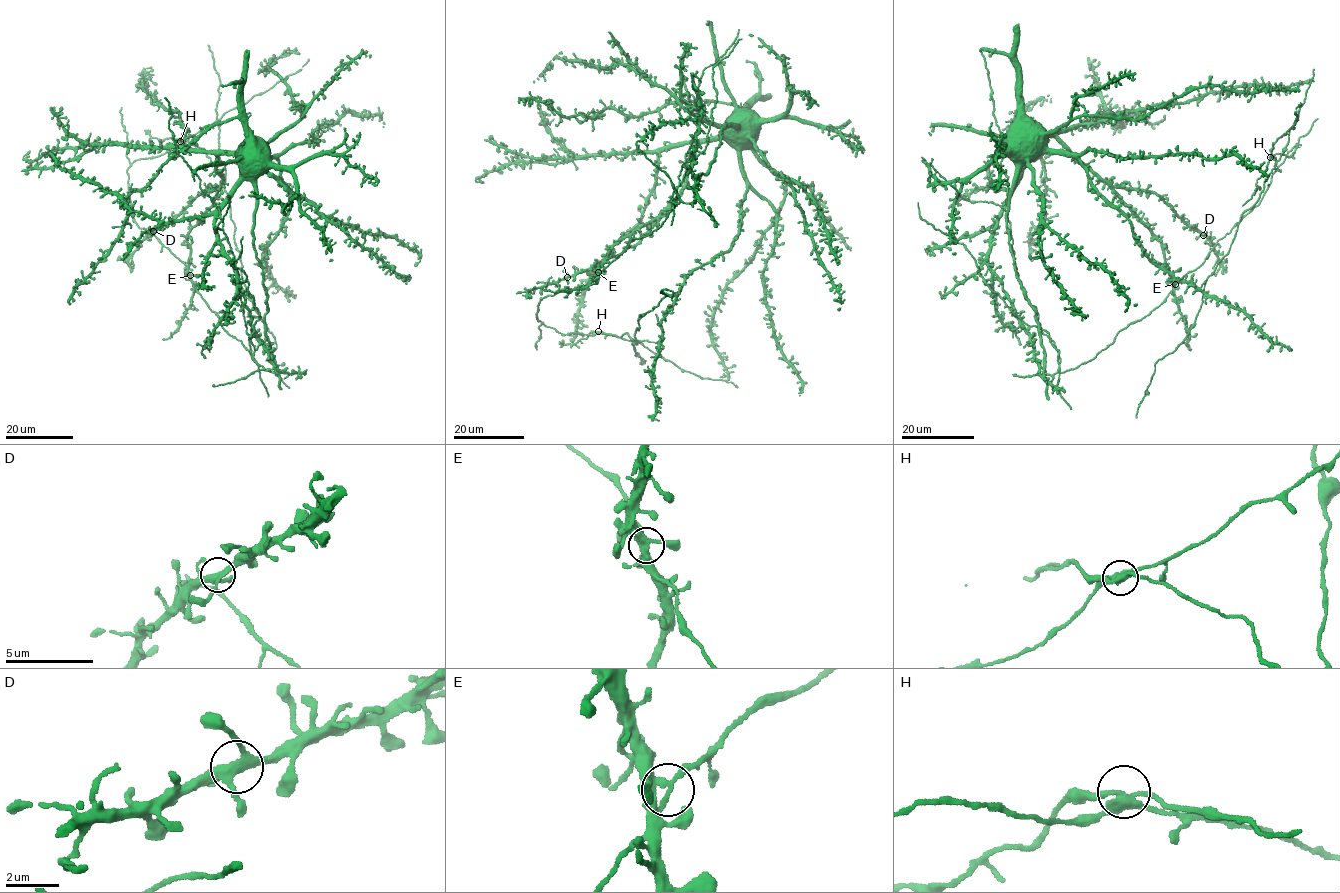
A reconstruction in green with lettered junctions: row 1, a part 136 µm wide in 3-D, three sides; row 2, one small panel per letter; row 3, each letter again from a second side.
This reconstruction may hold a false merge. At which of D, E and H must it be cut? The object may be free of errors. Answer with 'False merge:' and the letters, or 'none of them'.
False merge: H

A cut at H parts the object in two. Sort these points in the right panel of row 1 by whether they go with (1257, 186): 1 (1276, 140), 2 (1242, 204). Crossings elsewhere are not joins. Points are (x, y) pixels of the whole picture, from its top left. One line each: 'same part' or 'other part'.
1: other part
2: same part

